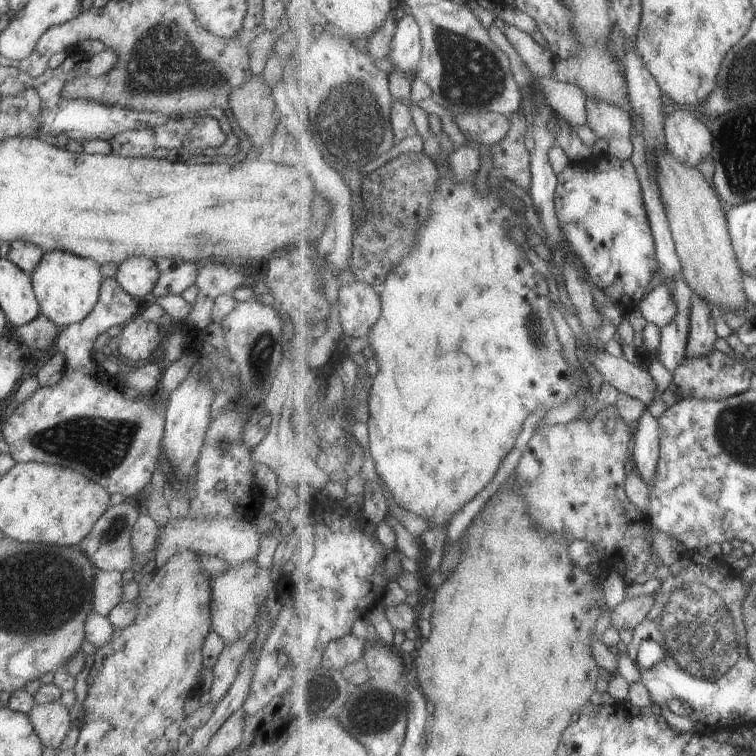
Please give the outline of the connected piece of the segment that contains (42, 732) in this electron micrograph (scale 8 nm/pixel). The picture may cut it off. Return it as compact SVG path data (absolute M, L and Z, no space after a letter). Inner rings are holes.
M57 699L42 705L33 705L28 712L29 722L43 747L50 747L57 752L69 726L72 725L69 708Z

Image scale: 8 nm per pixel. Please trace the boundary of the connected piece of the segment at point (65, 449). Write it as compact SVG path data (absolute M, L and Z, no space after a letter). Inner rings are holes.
M116 278L102 279L98 301L79 322L63 327L56 336L55 346L63 353L65 364L63 374L53 386L41 387L31 394L1 424L1 434L7 443L9 455L15 463L45 463L62 466L82 474L90 481L102 486L109 494L121 494L133 499L151 480L154 468L161 456L161 439L164 423L165 398L158 393L149 394L145 400L123 398L123 386L115 376L108 375L95 360L91 360L91 349L95 338L110 326L127 322L135 310L138 300L129 296L118 285Z

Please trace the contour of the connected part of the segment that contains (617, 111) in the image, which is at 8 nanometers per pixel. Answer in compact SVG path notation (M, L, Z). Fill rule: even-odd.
M595 97L588 98L586 107L589 127L598 138L607 141L609 154L623 160L630 159L634 153L630 112Z

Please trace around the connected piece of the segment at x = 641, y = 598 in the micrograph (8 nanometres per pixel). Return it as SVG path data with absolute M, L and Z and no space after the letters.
M655 594L639 595L632 599L624 599L615 608L609 609L611 625L619 630L629 628L634 631L639 623L649 616L656 603Z

